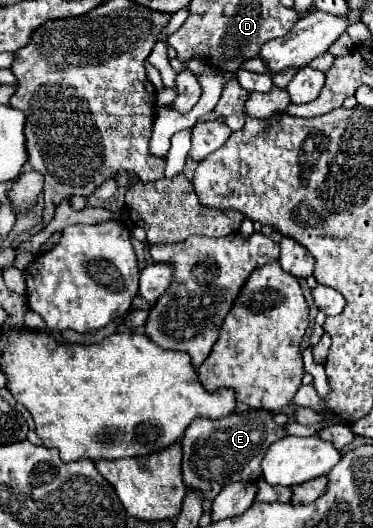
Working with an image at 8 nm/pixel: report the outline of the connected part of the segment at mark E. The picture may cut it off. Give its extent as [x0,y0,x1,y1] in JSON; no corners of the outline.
[181,411,285,501]

